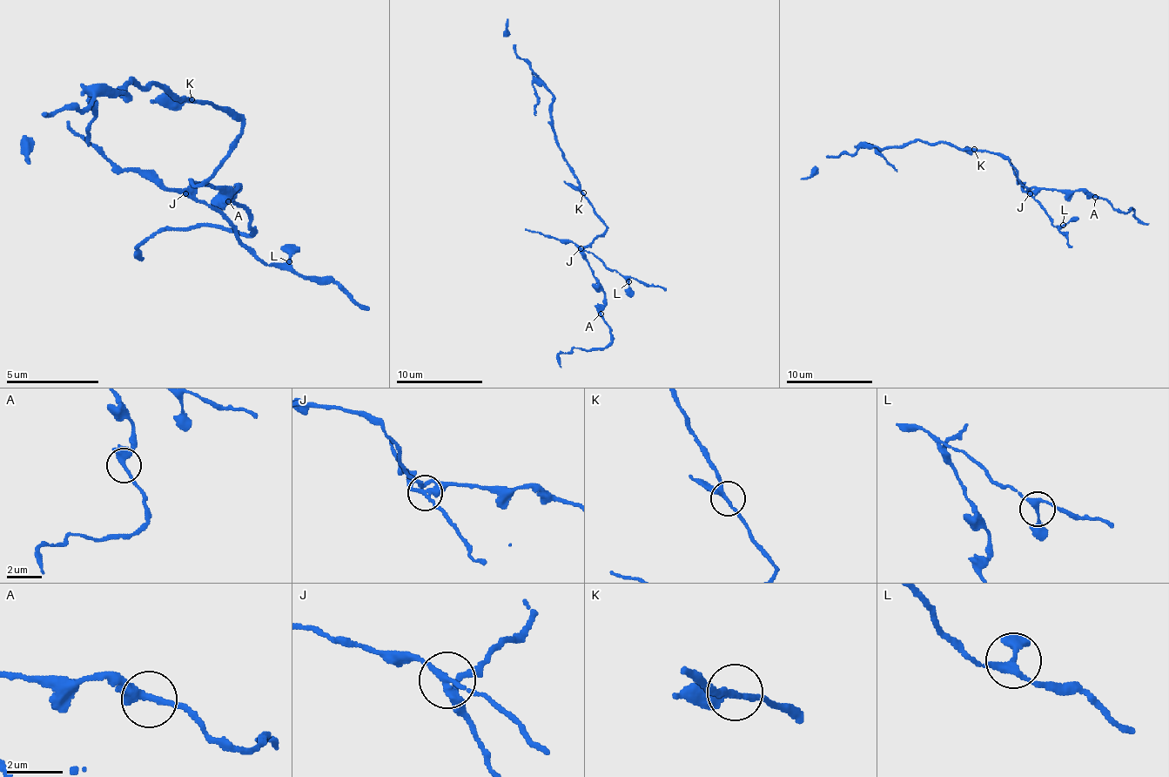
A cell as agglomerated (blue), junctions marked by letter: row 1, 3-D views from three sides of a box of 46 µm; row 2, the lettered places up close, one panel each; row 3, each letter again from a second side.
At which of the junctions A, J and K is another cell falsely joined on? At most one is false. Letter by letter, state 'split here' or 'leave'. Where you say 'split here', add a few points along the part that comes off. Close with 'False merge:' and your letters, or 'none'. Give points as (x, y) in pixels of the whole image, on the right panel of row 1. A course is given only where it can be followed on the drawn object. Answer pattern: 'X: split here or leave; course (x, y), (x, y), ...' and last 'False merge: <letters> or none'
A: leave
J: split here; course (1030, 192), (1056, 227), (1064, 233), (1071, 246)
K: leave
False merge: J

